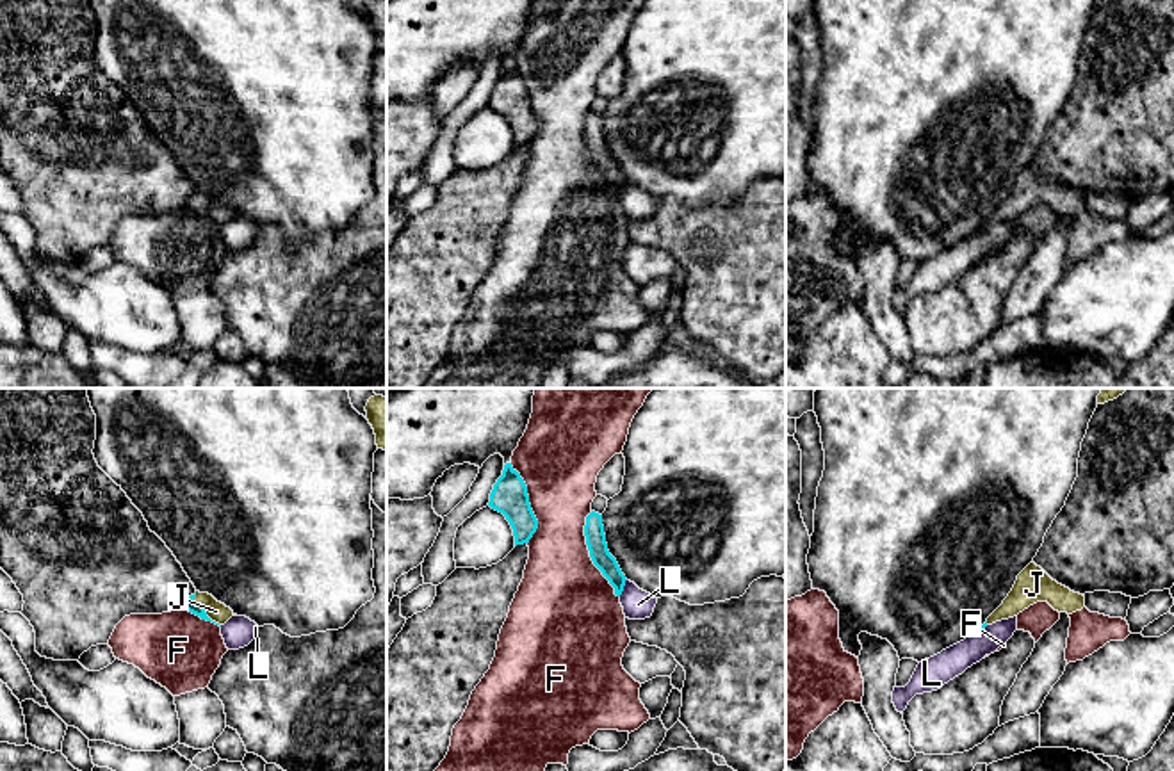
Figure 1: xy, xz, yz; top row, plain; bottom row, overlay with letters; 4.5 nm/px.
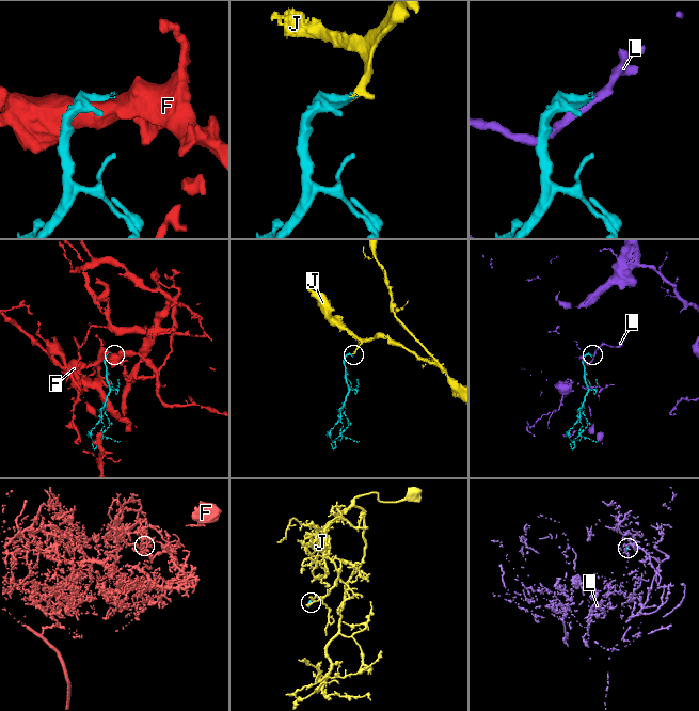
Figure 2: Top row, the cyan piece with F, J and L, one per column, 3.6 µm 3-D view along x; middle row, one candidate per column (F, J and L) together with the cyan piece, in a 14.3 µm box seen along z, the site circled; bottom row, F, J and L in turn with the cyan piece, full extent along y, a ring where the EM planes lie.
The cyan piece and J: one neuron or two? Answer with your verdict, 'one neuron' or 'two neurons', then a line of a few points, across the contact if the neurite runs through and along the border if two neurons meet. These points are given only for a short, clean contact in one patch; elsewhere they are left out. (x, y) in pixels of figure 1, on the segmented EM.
one neuron | xy (191, 606), (203, 609), (216, 611)

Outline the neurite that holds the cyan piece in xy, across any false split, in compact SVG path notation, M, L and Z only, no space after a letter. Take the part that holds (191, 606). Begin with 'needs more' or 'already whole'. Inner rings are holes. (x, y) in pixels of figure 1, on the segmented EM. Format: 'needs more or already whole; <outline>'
needs more; M200 591L189 597L183 609L219 627L235 616L230 607L217 602L212 595Z

